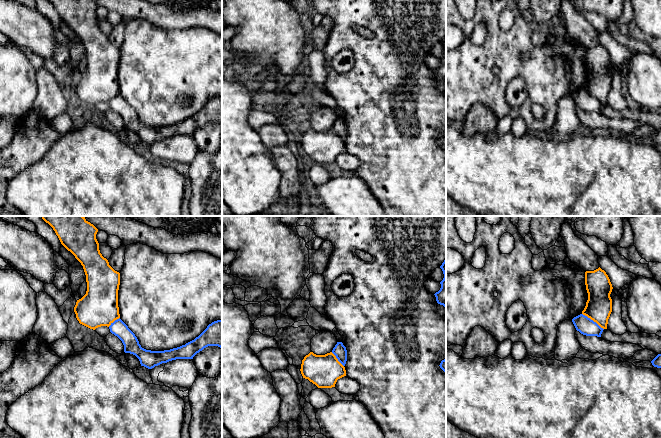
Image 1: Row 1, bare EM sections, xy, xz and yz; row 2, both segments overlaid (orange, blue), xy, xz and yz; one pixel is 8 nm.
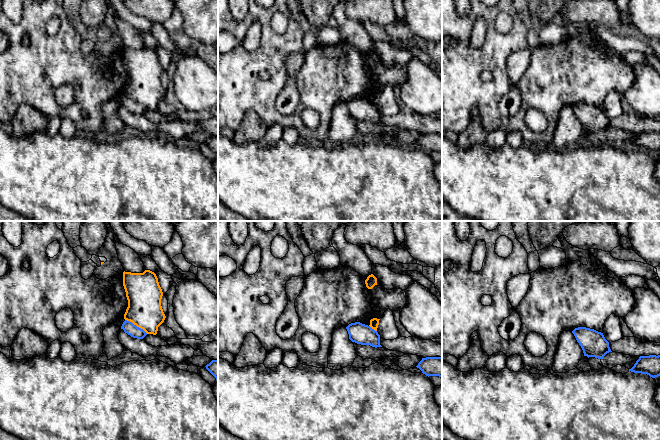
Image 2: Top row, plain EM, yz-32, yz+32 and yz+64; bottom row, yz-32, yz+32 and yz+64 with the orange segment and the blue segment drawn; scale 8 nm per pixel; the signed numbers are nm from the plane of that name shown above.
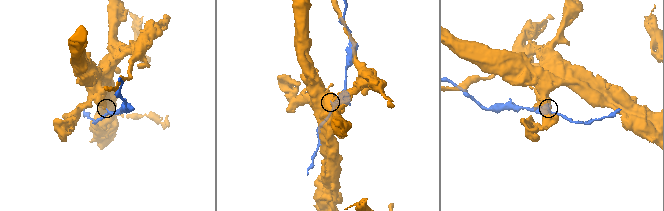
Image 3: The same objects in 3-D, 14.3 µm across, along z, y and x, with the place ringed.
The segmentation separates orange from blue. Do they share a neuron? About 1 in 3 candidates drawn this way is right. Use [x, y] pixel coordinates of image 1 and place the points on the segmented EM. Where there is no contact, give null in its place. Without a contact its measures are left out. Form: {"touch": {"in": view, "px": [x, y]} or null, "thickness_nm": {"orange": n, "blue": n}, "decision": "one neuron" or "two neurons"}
{"touch": {"in": "yz", "px": [593, 320]}, "thickness_nm": {"orange": 220, "blue": 140}, "decision": "two neurons"}

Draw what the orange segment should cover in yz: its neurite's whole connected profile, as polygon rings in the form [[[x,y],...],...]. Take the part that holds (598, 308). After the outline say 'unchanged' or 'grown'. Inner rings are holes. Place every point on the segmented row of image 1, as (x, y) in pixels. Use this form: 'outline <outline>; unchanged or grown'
outline [[[600,267],[585,272],[585,285],[588,300],[582,314],[607,329],[608,319],[612,312],[612,284],[606,272]]]; unchanged

